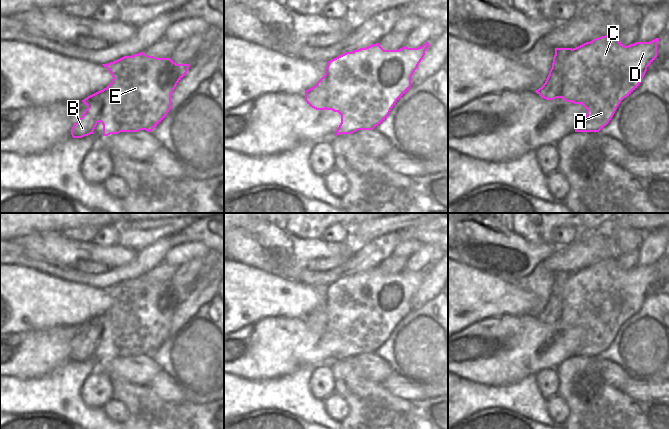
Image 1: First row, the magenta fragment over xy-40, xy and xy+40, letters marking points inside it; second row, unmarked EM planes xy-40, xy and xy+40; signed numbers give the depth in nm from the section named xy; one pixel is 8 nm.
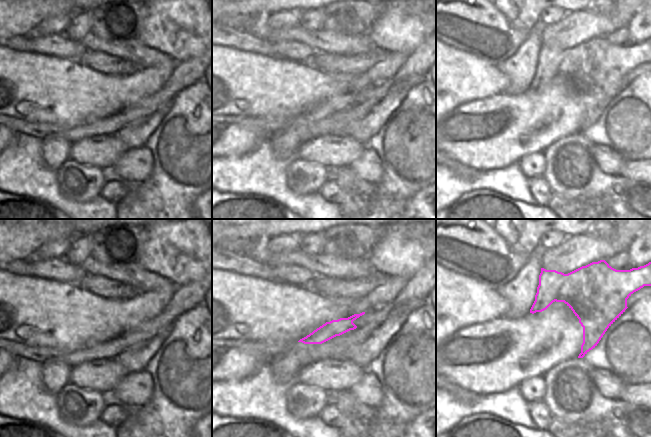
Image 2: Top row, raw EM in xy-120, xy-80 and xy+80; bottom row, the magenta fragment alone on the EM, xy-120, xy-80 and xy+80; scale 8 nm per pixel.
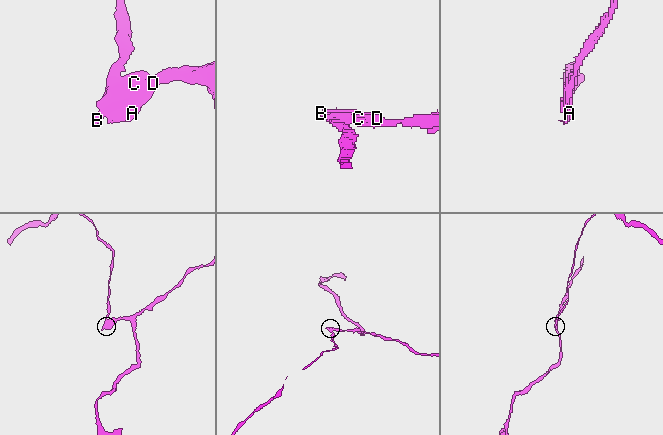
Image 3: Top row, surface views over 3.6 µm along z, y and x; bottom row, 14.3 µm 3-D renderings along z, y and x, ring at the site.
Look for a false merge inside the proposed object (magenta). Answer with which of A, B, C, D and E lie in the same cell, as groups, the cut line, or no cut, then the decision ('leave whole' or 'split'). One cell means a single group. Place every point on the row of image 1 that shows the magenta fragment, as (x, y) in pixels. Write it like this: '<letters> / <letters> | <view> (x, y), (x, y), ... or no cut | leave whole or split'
A C D E / B | xy (328, 65), (328, 96), (325, 108) | split

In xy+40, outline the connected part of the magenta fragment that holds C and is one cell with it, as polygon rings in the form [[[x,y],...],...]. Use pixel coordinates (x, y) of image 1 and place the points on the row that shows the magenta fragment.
[[[608,34],[573,48],[564,58],[557,59],[557,63],[552,66],[555,73],[548,81],[548,84],[553,87],[551,100],[562,98],[566,102],[582,104],[587,109],[587,115],[577,126],[575,132],[596,133],[609,123],[621,101],[639,86],[647,67],[657,57],[658,41],[659,38],[656,38],[650,42],[636,42],[624,46],[615,34]]]

